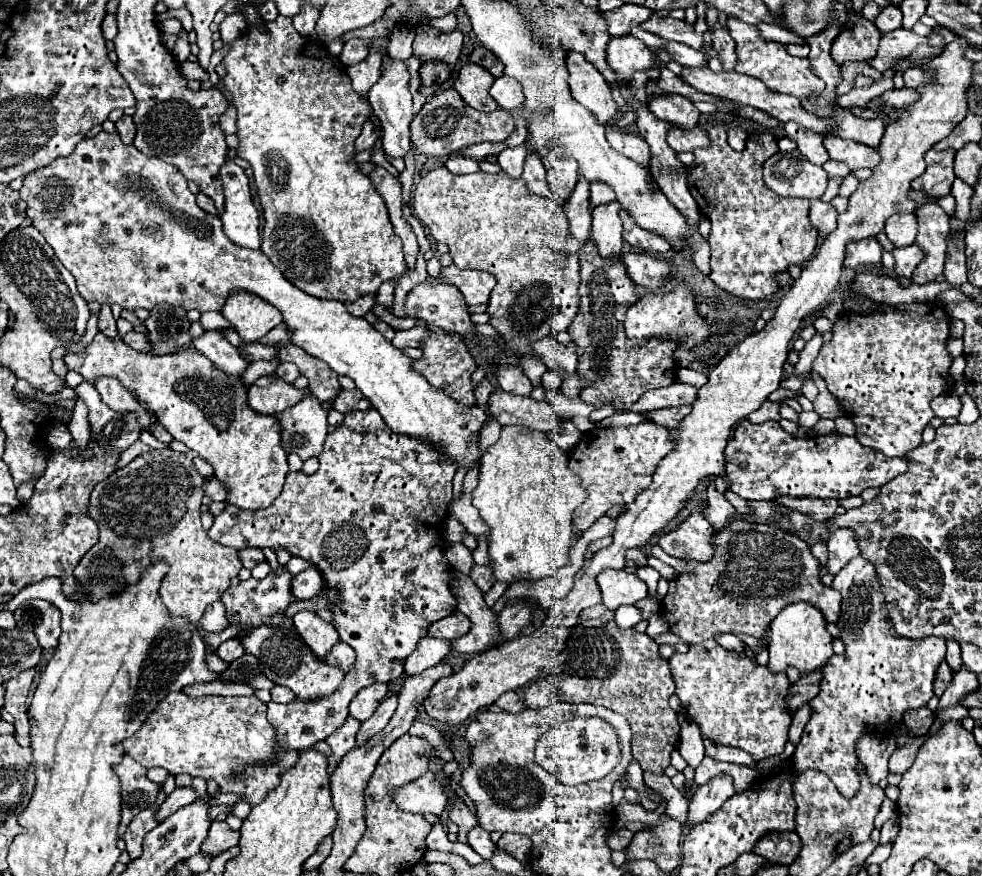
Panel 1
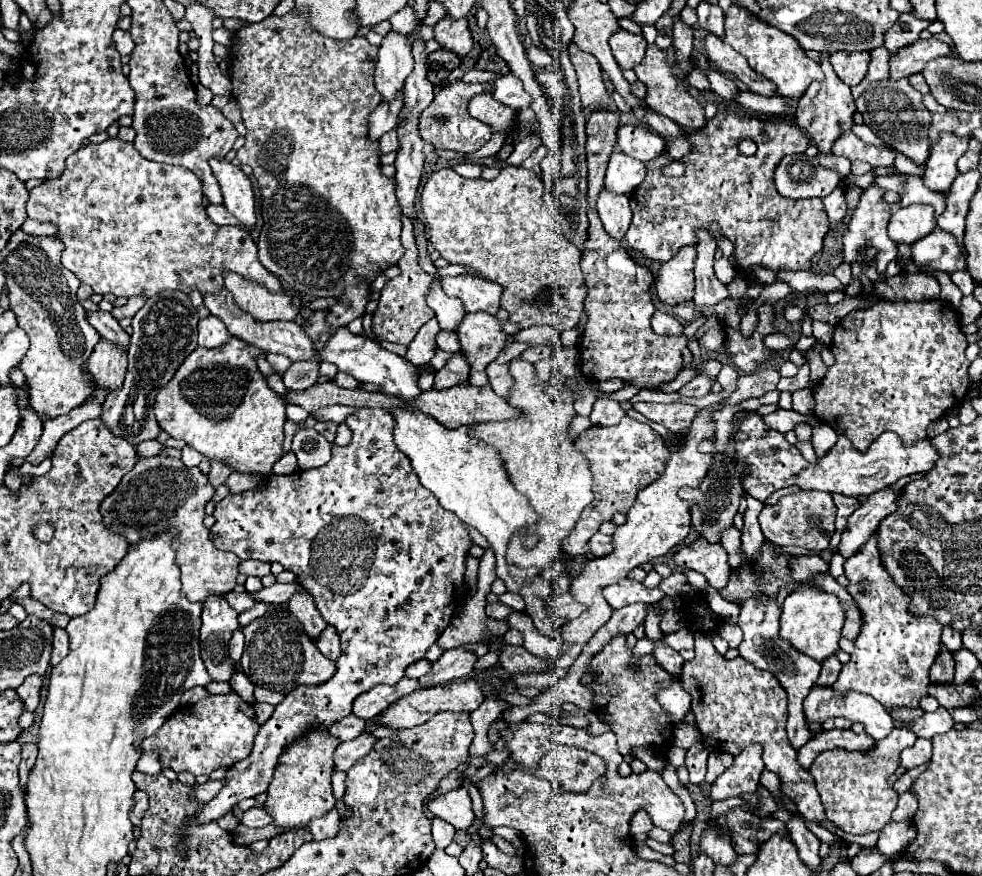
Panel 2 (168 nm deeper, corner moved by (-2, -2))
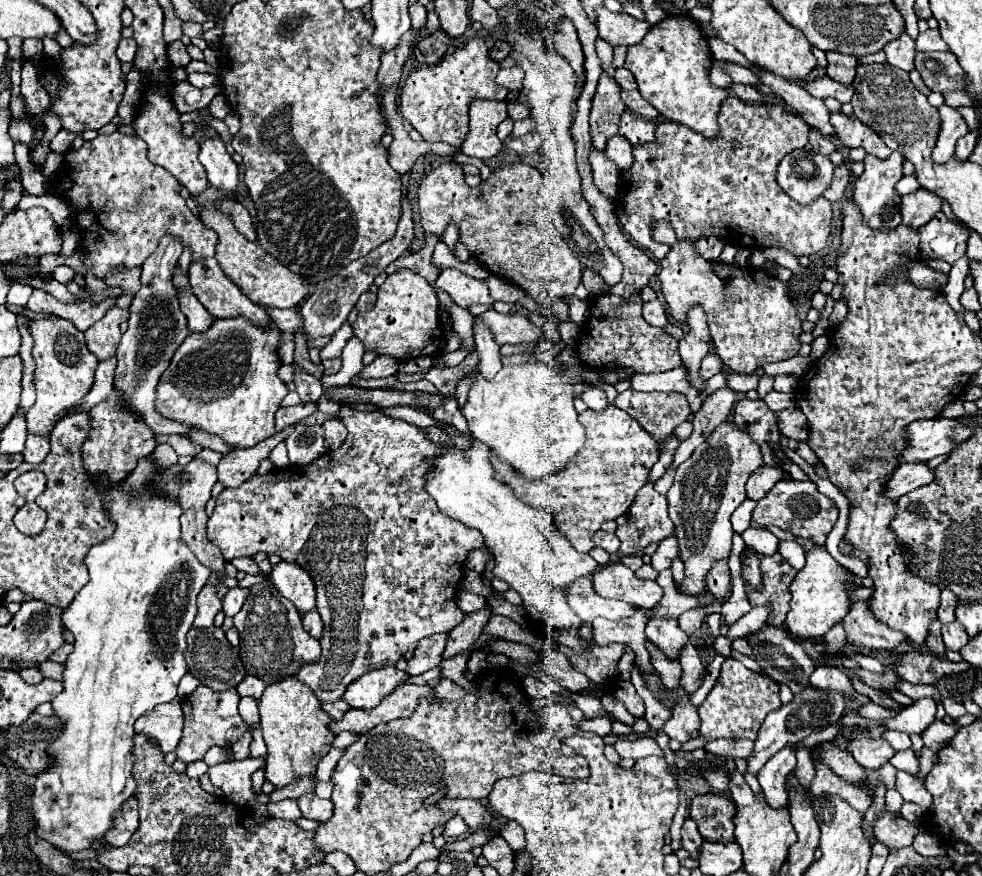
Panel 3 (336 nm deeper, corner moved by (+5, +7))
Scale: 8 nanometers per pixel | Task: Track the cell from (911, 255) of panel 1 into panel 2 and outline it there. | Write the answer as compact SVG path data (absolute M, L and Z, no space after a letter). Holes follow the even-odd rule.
M935 229L927 237L919 239L911 245L913 261L919 267L939 269L947 273L963 271L965 269L965 253L957 245L957 239L943 229Z

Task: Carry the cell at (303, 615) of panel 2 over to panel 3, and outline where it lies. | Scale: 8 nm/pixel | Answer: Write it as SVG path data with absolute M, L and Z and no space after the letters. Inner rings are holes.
M278 562L270 572L270 582L276 586L276 590L284 598L294 602L294 606L300 614L306 614L316 608L314 582L306 570L294 566L294 564Z

